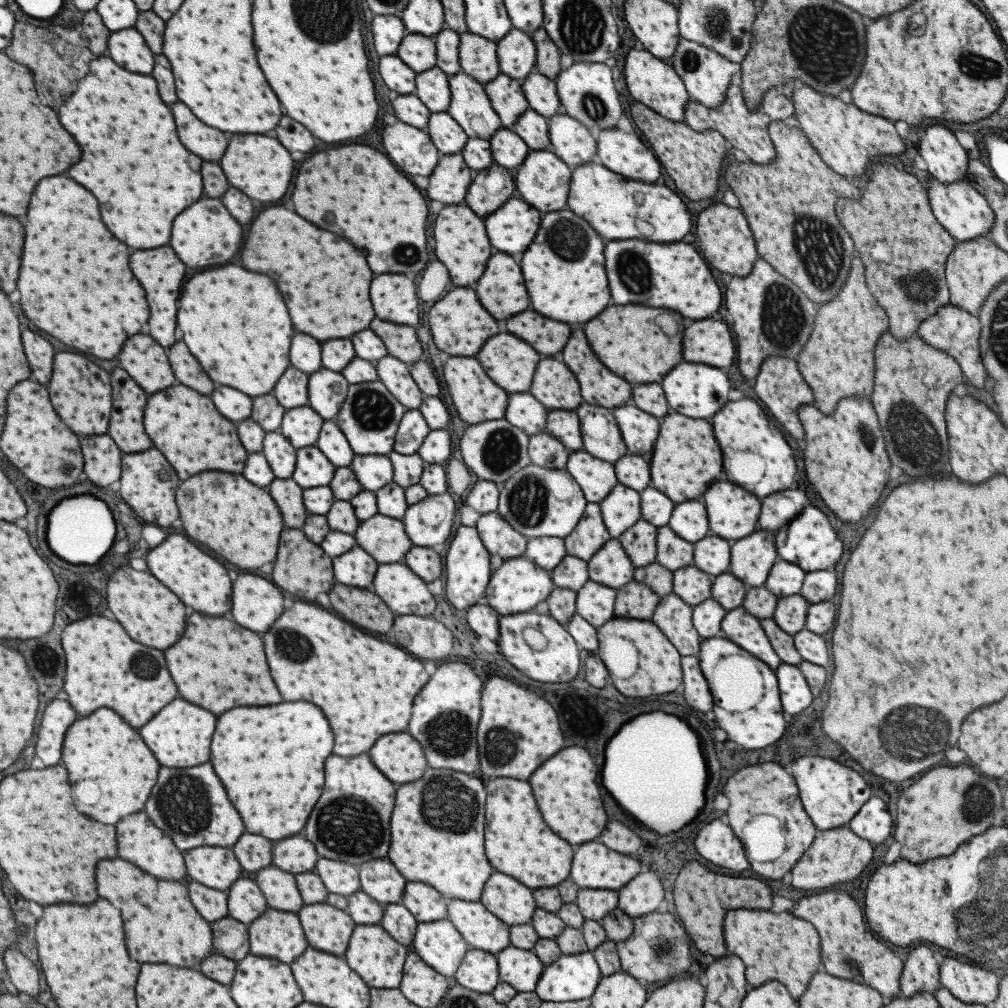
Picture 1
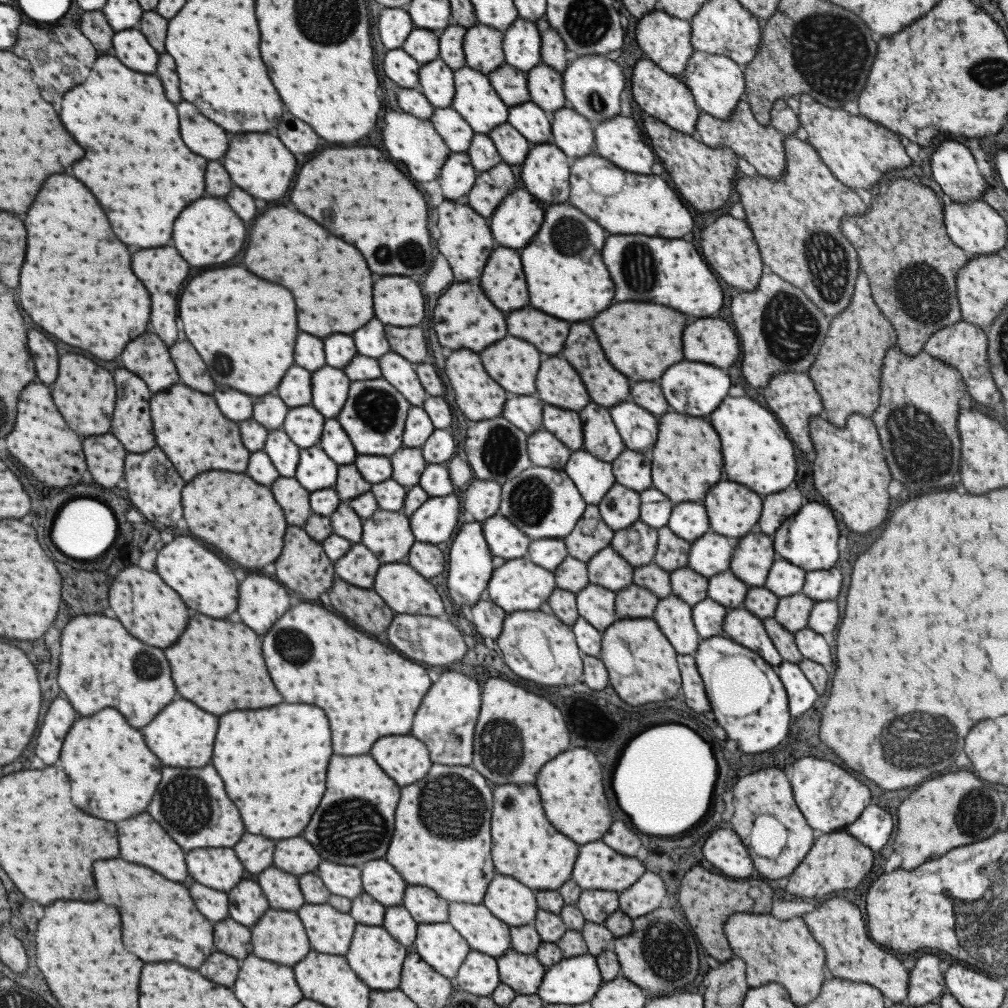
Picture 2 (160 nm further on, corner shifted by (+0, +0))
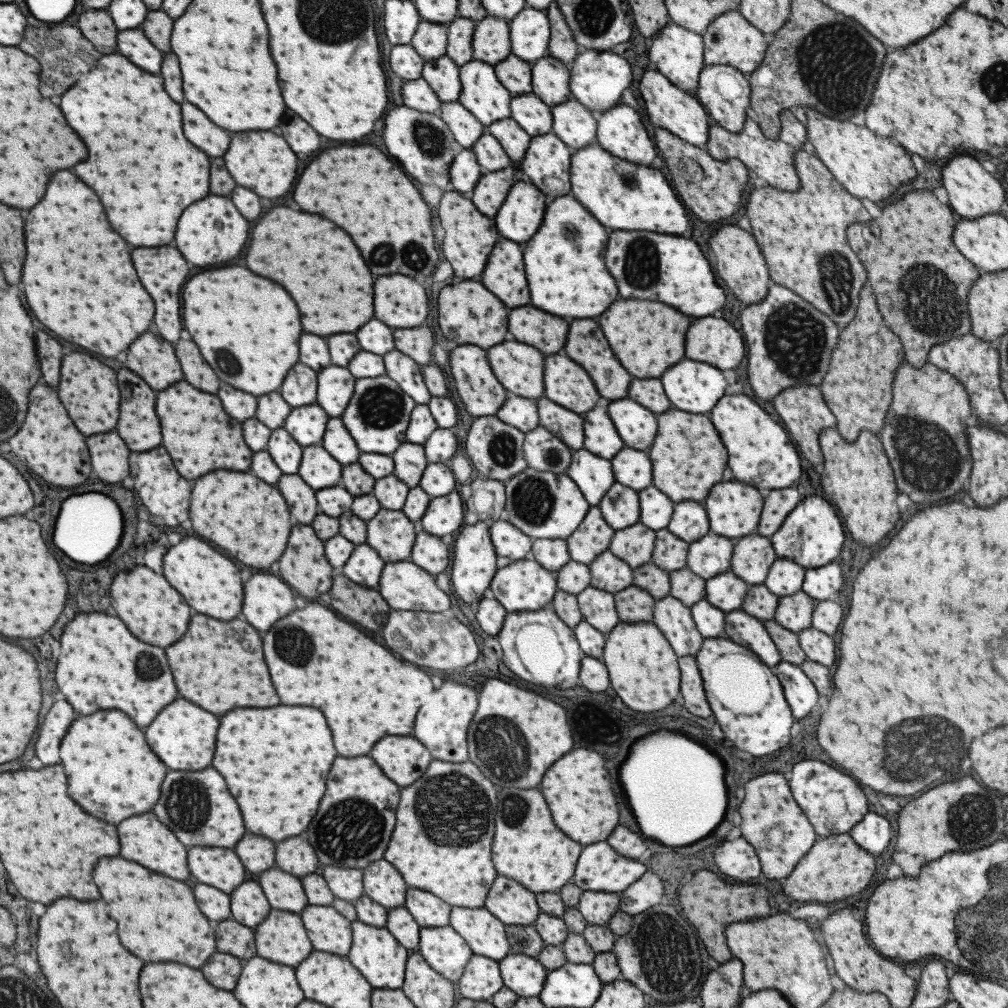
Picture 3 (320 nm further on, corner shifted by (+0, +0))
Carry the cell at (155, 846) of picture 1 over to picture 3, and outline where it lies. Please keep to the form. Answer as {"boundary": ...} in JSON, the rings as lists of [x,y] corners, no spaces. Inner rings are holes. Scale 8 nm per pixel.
{"boundary":[[[153,812],[125,818],[125,822],[117,824],[117,836],[119,836],[119,844],[121,844],[121,852],[119,852],[121,858],[137,862],[137,864],[141,864],[153,872],[165,874],[169,878],[177,878],[177,880],[189,878],[189,870],[187,870],[187,862],[185,862],[185,848],[181,846],[181,842],[177,842],[177,838],[161,822],[157,822]]]}

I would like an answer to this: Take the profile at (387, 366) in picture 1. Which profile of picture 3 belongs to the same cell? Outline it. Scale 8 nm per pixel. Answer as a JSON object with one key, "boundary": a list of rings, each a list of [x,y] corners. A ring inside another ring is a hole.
{"boundary":[[[391,350],[382,356],[384,374],[397,383],[404,394],[407,394],[417,405],[426,405],[429,401],[429,391],[420,373],[420,365],[402,352]]]}

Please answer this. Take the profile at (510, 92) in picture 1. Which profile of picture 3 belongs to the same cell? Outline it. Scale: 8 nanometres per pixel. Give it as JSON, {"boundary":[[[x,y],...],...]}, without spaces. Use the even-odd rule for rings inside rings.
{"boundary":[[[509,53],[501,62],[494,64],[497,80],[509,91],[512,97],[516,97],[531,90],[531,64]]]}

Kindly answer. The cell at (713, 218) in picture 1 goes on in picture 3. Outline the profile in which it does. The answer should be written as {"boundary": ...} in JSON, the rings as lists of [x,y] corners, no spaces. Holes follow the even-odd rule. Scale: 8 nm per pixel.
{"boundary":[[[724,225],[717,229],[715,236],[709,238],[709,246],[715,258],[715,274],[731,288],[731,294],[743,304],[761,302],[771,283],[763,256],[759,254],[759,248],[755,242],[751,233],[747,233],[737,225]]]}

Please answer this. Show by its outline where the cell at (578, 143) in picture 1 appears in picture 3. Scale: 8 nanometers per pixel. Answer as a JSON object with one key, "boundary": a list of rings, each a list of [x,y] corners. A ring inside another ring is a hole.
{"boundary":[[[569,98],[567,101],[550,107],[552,116],[551,132],[564,142],[569,148],[583,148],[588,144],[595,142],[596,121],[591,117],[590,110],[580,105],[575,99]]]}

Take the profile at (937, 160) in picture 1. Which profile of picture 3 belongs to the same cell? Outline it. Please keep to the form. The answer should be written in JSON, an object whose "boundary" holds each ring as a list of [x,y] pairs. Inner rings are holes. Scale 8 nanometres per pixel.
{"boundary":[[[955,156],[948,160],[941,169],[941,180],[947,194],[948,205],[957,213],[957,217],[973,220],[980,216],[998,214],[1001,204],[1005,202],[1005,190],[1001,188],[1001,184],[989,172],[985,172],[977,164],[977,160],[969,156]]]}

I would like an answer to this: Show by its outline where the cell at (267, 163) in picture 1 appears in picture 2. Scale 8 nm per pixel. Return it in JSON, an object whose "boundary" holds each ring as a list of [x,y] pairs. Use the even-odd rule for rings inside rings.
{"boundary":[[[233,134],[223,156],[223,168],[235,186],[261,200],[281,198],[295,176],[293,154],[289,154],[289,150],[285,150],[285,146],[269,134]]]}

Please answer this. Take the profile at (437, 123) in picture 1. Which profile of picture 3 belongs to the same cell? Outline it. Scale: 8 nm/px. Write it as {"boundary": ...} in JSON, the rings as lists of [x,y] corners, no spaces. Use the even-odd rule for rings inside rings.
{"boundary":[[[459,101],[444,102],[437,115],[447,125],[458,148],[469,149],[485,131],[481,124]]]}

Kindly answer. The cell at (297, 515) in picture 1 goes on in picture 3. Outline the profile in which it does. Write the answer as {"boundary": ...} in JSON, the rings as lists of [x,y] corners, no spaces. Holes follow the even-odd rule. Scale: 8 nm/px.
{"boundary":[[[283,474],[277,482],[277,490],[285,498],[289,514],[301,524],[311,524],[313,516],[318,514],[314,490],[297,474]]]}

